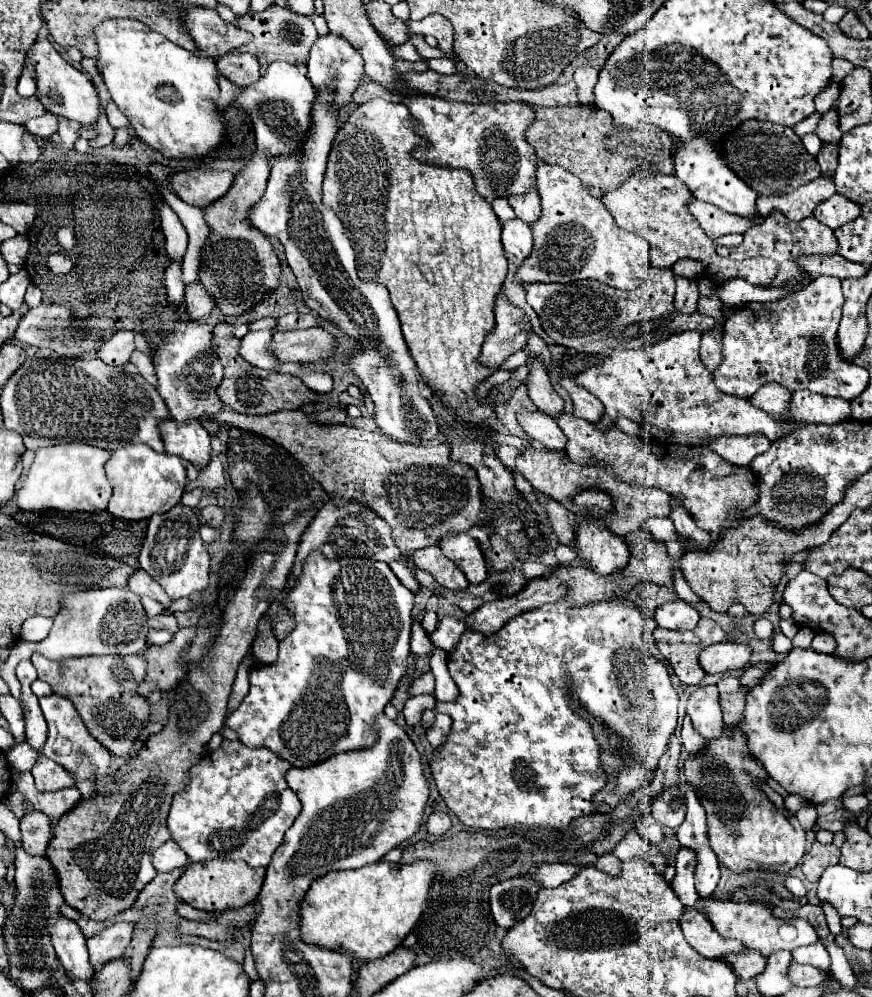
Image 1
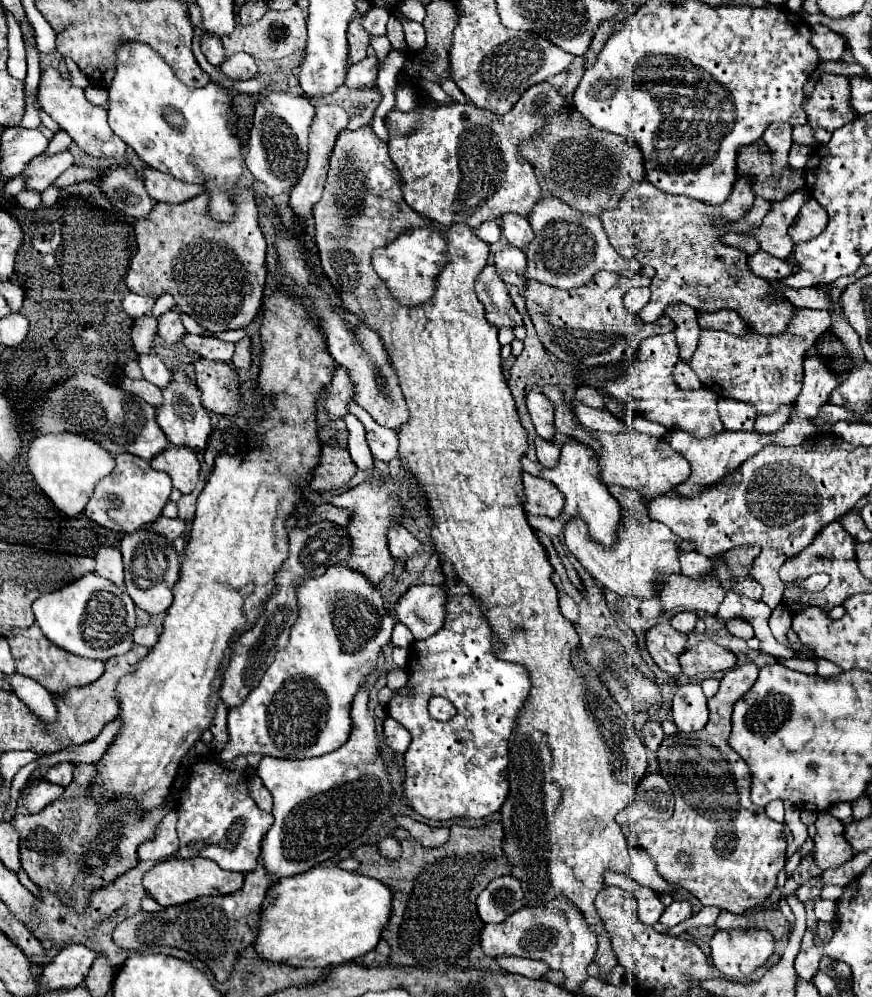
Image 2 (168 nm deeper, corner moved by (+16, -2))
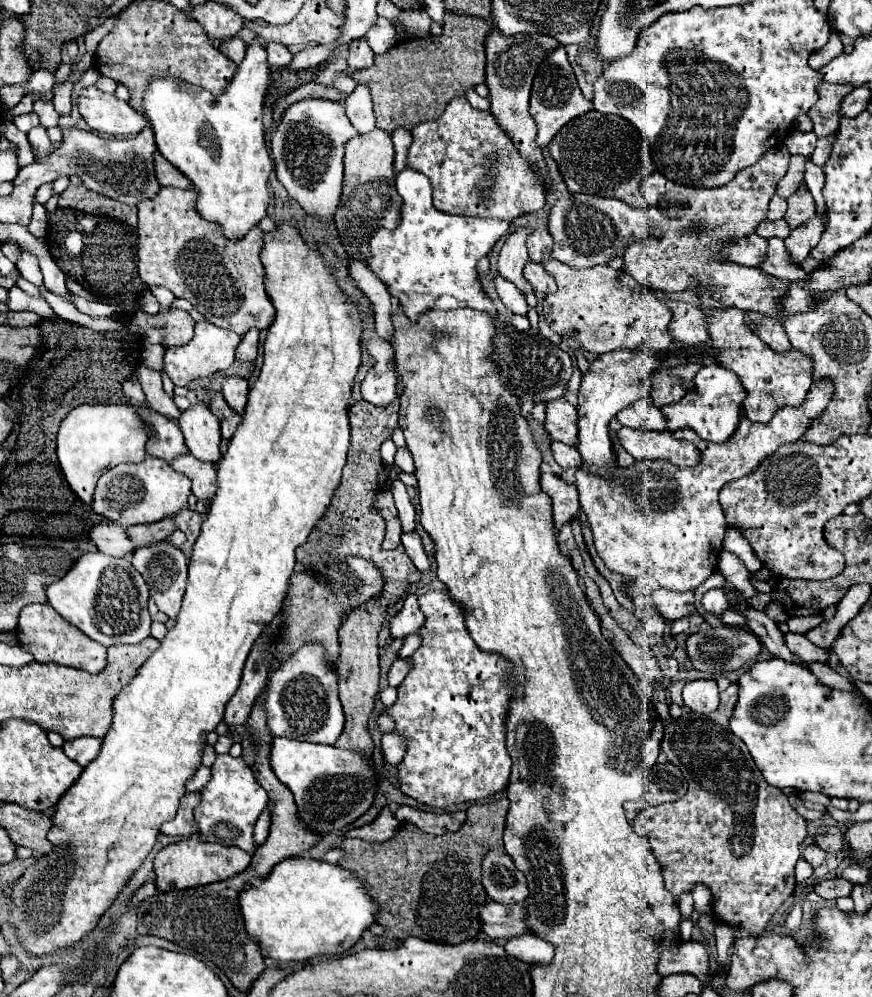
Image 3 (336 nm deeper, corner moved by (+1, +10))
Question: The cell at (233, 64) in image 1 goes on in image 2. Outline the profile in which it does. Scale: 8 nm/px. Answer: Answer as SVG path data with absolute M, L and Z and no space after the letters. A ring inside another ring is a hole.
M236 53L220 65L220 71L228 79L252 79L256 77L258 67L256 67L256 61L248 53Z

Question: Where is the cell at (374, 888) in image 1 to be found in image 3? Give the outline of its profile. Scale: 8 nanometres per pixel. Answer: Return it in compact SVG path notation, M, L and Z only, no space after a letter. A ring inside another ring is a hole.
M305 857L285 859L273 867L273 873L267 879L255 879L239 897L239 905L243 909L245 929L259 941L263 957L275 961L307 961L317 955L341 955L361 939L377 917L375 899L369 895L367 883L363 883L357 873L347 871L341 865Z

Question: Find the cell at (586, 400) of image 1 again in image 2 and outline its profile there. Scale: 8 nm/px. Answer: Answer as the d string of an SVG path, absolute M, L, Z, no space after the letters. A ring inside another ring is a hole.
M572 401L572 405L576 407L576 417L586 429L604 431L604 433L630 433L632 431L632 427L626 421L620 421L608 409L590 409L578 401Z

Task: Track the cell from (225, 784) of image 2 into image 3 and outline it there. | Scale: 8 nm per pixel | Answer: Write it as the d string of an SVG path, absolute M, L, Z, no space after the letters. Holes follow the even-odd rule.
M229 753L217 755L211 771L213 771L213 777L201 789L201 803L195 809L195 821L199 825L199 833L205 837L205 841L219 843L225 847L239 847L245 853L253 855L255 853L253 827L261 811L267 807L269 795L257 783L251 767L241 757L235 759Z

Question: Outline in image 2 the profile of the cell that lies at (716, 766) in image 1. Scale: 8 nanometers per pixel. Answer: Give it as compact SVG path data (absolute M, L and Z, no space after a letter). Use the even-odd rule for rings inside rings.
M754 663L740 665L738 669L728 671L722 681L718 693L708 699L710 721L704 729L694 733L674 733L666 735L658 747L658 763L660 775L668 781L674 791L676 807L670 821L642 819L630 825L632 833L638 839L638 845L654 859L656 871L672 885L686 889L692 893L702 905L716 905L736 915L744 915L750 909L762 905L776 887L776 877L784 869L786 863L786 839L784 825L772 821L764 807L758 807L750 801L750 773L744 765L742 757L730 749L728 733L730 733L730 715L734 703L754 685L758 677L758 667ZM686 853L692 861L690 867L678 863L678 855Z

